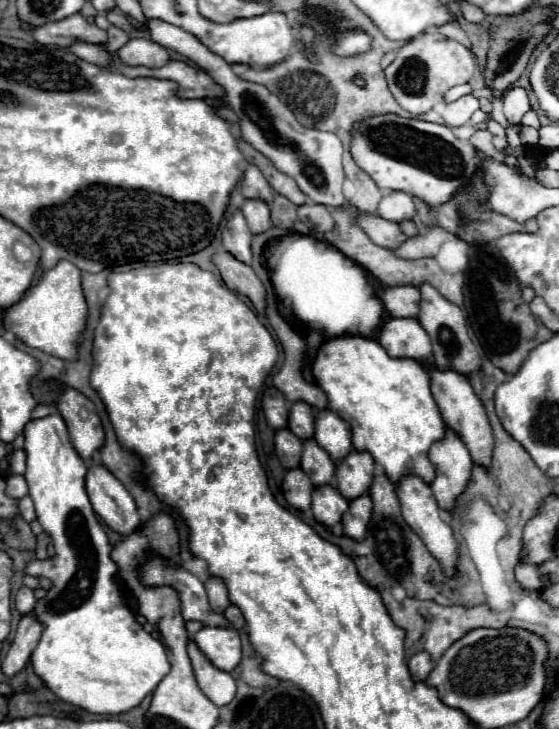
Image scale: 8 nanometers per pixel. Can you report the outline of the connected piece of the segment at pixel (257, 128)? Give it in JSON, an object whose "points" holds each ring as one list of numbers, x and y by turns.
{"points":[[147,20,145,24,149,28,153,42,187,56,197,66,201,66,217,84,221,84,225,88,225,92,227,92,225,102,241,118,239,124,241,124,243,140,247,140,255,150,265,154,277,170,291,176,297,182,299,190,313,200,313,204,323,204,323,206,331,206,331,208,339,208,339,206,347,204,343,190,341,190,343,180,345,180,343,164,341,164,343,144,335,134,303,126,295,118,295,114,275,94,271,94,261,84,253,84,253,82,239,78,221,56,215,56,213,52,209,52,189,32,183,32,181,28,161,22,161,20]]}

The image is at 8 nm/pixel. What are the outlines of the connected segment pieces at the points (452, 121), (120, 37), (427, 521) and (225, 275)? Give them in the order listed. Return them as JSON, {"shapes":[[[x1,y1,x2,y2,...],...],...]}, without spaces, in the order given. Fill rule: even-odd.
{"shapes":[[[463,96,455,102,445,104,443,108,443,120,447,126,463,126,469,122,471,114,479,108,479,100,475,96]],[[111,26,107,32,109,32,109,42,105,44,105,48,111,50,111,52,117,52,129,40,129,34,123,32,123,30,119,30,117,26]],[[405,476,397,486,397,496,401,502,401,510,403,510,403,518,407,520,407,524,411,526,411,530,425,542,427,550,437,558,437,562,441,564,441,570,453,578,457,574,457,560,459,560,459,542,453,536,453,528,441,518,439,514,439,506,437,500,431,492,431,488,419,480,417,476]],[[217,252,213,256,213,262,217,264,217,268,221,272,221,278,227,284,227,288,247,296,253,302,255,310,259,314,265,314,265,306,267,306,267,302,265,302,265,286,257,278,253,268,239,262,239,260,235,260,229,252]]]}

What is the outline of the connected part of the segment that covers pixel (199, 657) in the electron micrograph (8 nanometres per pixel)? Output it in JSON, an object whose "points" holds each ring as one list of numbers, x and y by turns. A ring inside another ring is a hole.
{"points":[[189,640,187,644,187,652,193,664,193,674,197,678,199,688,203,690,203,694,217,706,227,706,233,698,235,698,235,680,231,678,231,674,215,668,205,654,197,648,197,644,193,640]]}

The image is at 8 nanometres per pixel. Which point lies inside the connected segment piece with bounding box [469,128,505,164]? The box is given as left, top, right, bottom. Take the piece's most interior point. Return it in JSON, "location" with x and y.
{"location":[482,140]}

